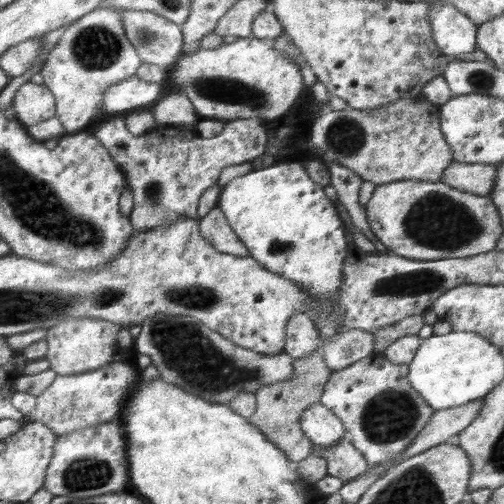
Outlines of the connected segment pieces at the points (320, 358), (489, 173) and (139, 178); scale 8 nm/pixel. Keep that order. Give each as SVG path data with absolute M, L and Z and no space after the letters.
M321 347L306 357L293 359L292 366L294 366L294 371L292 371L290 379L278 381L278 383L259 388L256 391L256 410L249 418L249 422L264 432L270 442L280 446L281 450L286 450L285 454L288 456L289 462L297 464L299 461L305 461L314 452L314 445L310 441L310 437L304 434L304 429L301 427L302 414L314 402L321 400L325 386L333 376L333 370L326 365Z
M454 161L441 178L456 189L477 195L490 195L496 180L496 165L482 163L459 163Z
M122 114L101 117L91 124L90 130L101 141L102 146L106 146L106 150L110 151L118 164L123 166L122 170L128 175L129 189L133 191L134 202L129 219L137 231L146 231L146 229L164 227L181 216L198 219L197 208L202 193L210 186L217 184L222 170L232 164L253 161L264 153L269 138L268 131L262 123L263 121L259 118L231 120L225 123L220 134L209 139L198 134L196 129L170 125L157 126L150 132L134 137L128 131L125 115Z

